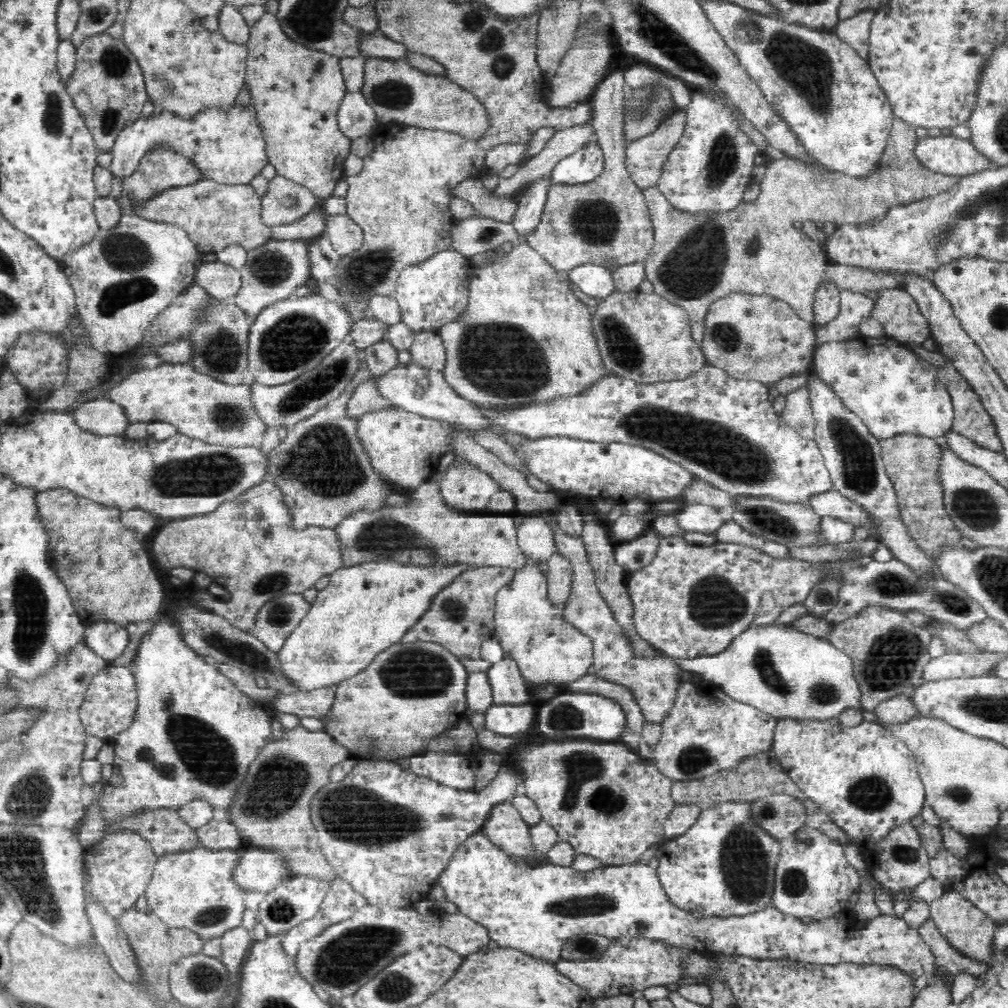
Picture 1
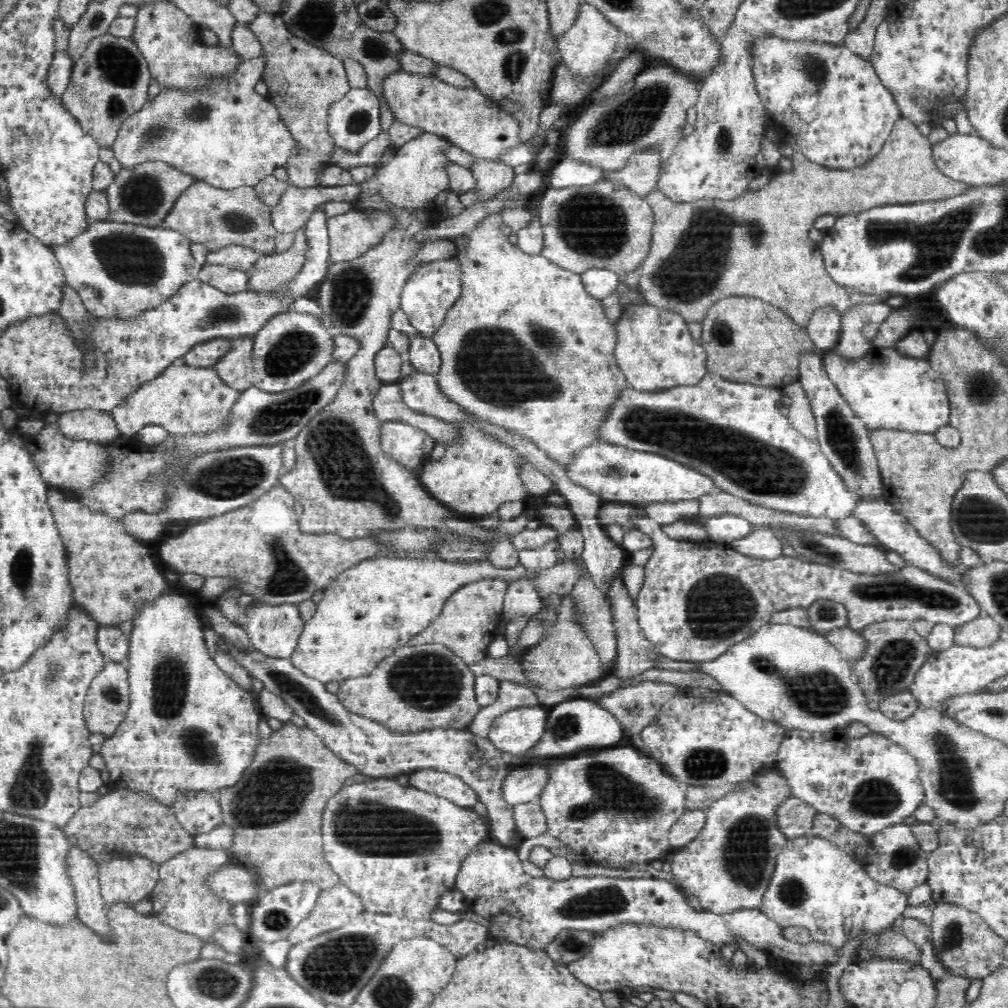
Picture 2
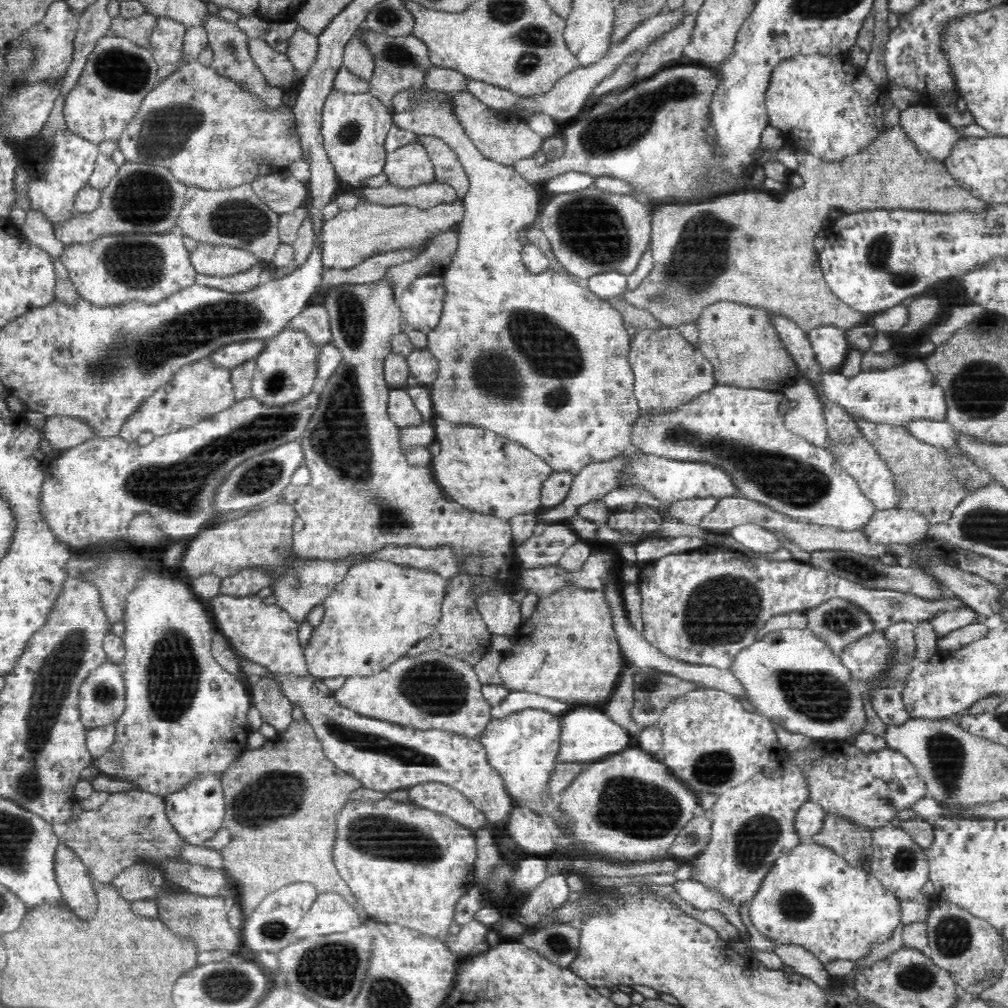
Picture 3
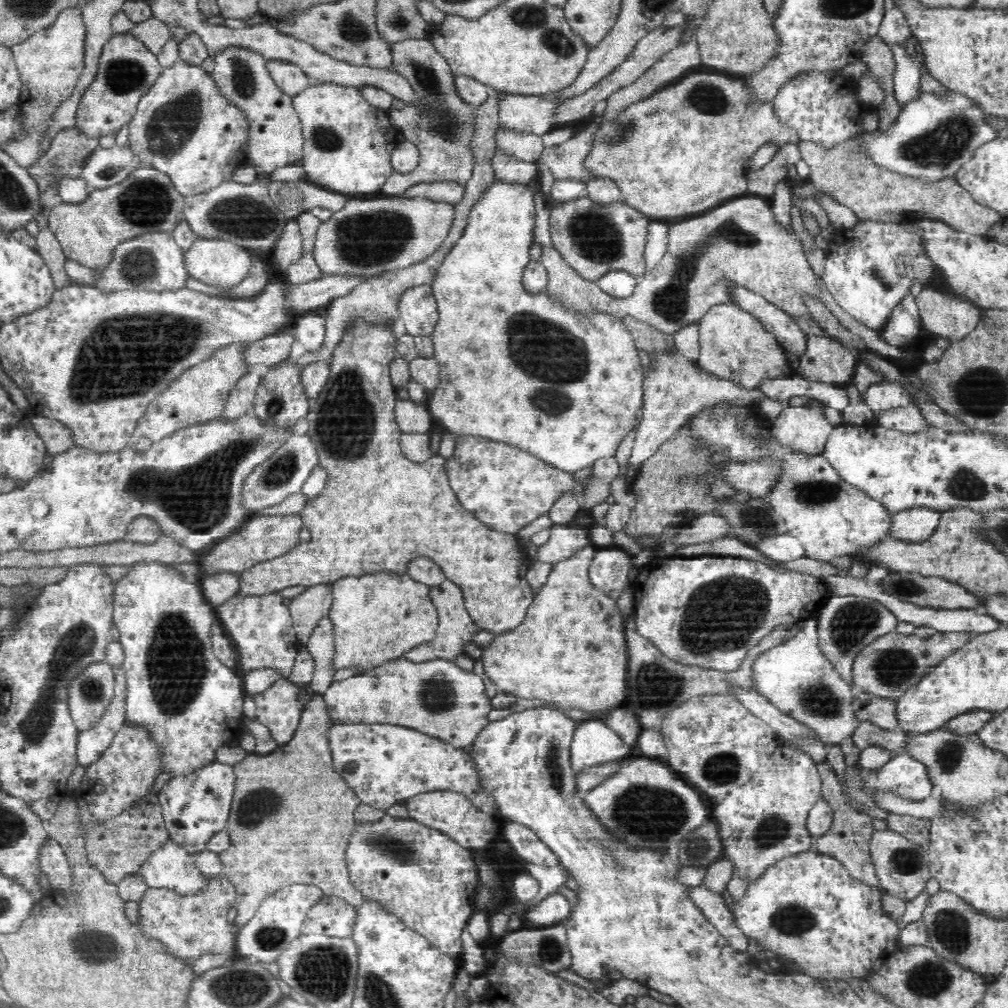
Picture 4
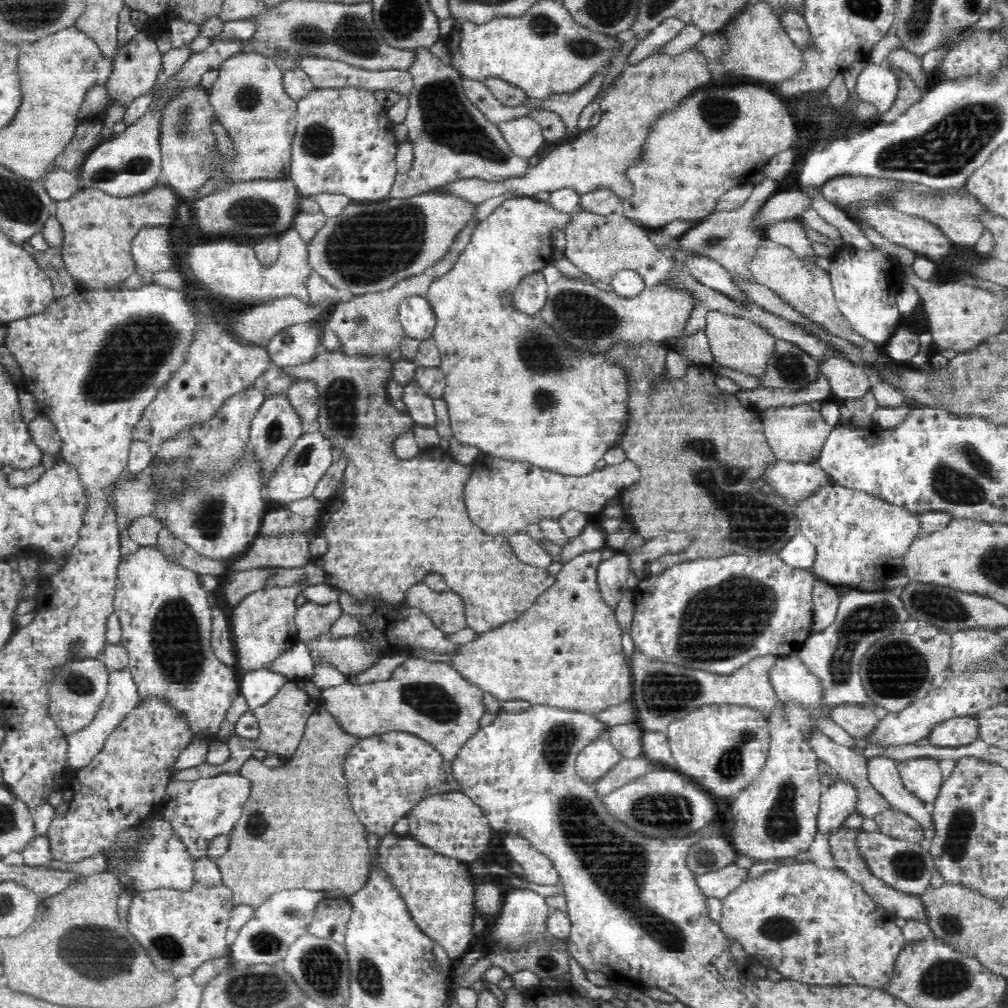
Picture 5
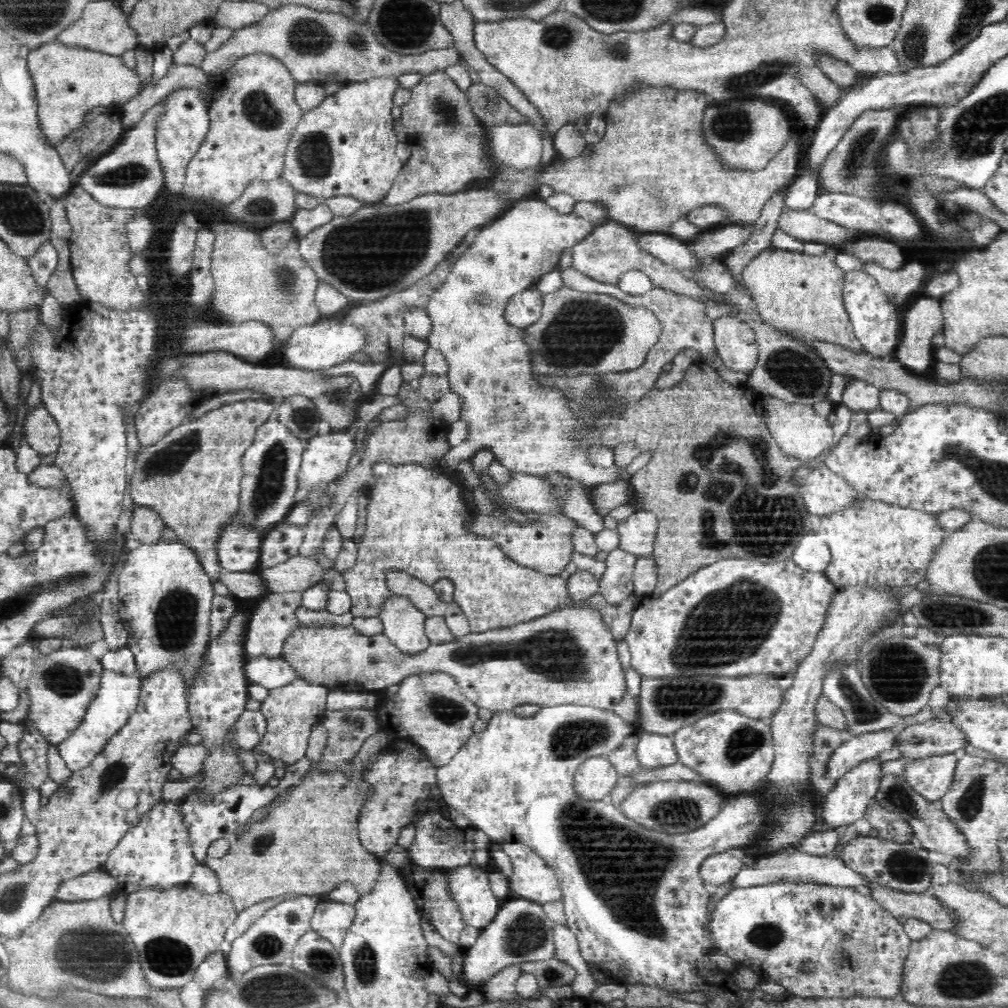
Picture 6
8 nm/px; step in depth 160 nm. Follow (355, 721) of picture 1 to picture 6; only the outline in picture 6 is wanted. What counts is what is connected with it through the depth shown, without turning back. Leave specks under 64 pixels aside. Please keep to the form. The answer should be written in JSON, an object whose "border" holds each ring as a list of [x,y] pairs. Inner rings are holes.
{"border":[[[418,673],[406,677],[404,681],[398,683],[398,690],[392,698],[383,697],[385,699],[381,700],[374,710],[377,713],[381,730],[394,736],[396,740],[408,738],[412,743],[421,746],[425,754],[429,755],[430,764],[436,768],[447,765],[452,760],[452,757],[474,733],[472,726],[479,719],[478,706],[462,695],[456,679],[448,673]]]}

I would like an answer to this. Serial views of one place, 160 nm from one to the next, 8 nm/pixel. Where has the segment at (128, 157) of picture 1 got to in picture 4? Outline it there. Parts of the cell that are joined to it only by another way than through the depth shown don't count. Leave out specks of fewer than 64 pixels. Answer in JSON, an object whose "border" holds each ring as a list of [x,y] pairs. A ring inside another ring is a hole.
{"border":[[[180,57],[176,60],[176,64],[172,68],[166,68],[163,70],[163,74],[156,80],[156,83],[150,88],[150,90],[139,100],[136,108],[136,114],[129,122],[129,135],[127,142],[132,149],[136,151],[137,157],[141,158],[141,162],[147,167],[155,168],[160,172],[166,173],[176,190],[183,196],[189,197],[197,195],[207,190],[222,184],[223,182],[230,181],[232,174],[235,170],[238,170],[240,166],[244,166],[250,162],[250,158],[246,158],[246,118],[242,118],[242,109],[234,110],[234,106],[230,106],[230,101],[226,102],[226,97],[222,98],[218,94],[218,86],[215,85],[213,77],[202,70],[200,65],[191,65],[188,62],[182,62]]]}

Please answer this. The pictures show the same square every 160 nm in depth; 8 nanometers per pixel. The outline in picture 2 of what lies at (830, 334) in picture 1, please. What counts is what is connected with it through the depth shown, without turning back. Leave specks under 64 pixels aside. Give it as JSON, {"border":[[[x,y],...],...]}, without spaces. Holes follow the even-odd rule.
{"border":[[[885,300],[854,305],[852,309],[841,316],[841,338],[837,345],[834,345],[833,351],[846,359],[863,357],[875,347],[871,340],[864,336],[862,328],[869,324],[884,322],[892,314],[892,311],[894,308],[889,306]]]}

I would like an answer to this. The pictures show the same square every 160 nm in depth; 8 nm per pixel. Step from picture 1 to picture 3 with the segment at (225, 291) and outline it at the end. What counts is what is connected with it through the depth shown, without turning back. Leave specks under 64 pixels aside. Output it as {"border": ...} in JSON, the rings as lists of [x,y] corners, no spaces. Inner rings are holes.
{"border":[[[259,262],[250,270],[233,274],[232,277],[215,277],[214,275],[197,273],[195,283],[207,287],[217,288],[229,293],[243,293],[260,285],[260,272],[264,266]]]}

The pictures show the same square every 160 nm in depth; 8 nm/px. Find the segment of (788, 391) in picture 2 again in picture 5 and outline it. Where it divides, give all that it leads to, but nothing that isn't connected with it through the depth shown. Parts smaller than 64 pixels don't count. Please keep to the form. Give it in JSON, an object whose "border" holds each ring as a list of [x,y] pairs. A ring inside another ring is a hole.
{"border":[[[810,403],[800,405],[770,407],[762,415],[763,432],[767,437],[777,460],[791,464],[796,462],[815,463],[820,457],[824,443],[835,426],[826,423],[820,411],[812,409]]]}

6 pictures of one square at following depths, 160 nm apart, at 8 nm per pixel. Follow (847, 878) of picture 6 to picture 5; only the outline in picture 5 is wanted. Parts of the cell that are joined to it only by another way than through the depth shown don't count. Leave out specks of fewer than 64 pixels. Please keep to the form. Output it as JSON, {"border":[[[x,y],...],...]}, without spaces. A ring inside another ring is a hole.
{"border":[[[732,863],[724,868],[696,877],[700,890],[707,898],[726,899],[730,892],[748,880],[748,870]]]}

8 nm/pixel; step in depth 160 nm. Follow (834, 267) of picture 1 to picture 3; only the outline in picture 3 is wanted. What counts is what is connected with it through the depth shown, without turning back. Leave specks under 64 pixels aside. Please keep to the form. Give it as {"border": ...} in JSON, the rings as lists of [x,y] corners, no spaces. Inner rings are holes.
{"border":[[[898,124],[884,130],[882,134],[878,134],[878,138],[874,138],[874,142],[870,142],[870,146],[866,146],[860,150],[858,154],[852,154],[848,158],[836,160],[836,162],[826,162],[825,159],[816,158],[814,154],[810,154],[805,150],[797,150],[799,163],[796,172],[802,176],[804,184],[800,187],[789,187],[783,192],[783,197],[774,200],[770,194],[763,190],[749,190],[733,191],[728,194],[722,194],[709,198],[708,200],[698,200],[698,202],[690,202],[690,204],[668,204],[658,205],[651,209],[651,243],[649,244],[652,258],[654,259],[654,266],[648,273],[648,276],[642,281],[642,284],[634,290],[626,290],[624,301],[626,304],[634,305],[634,308],[644,309],[646,312],[652,313],[652,316],[657,321],[667,327],[677,328],[684,323],[696,323],[700,318],[702,311],[716,301],[732,301],[739,302],[752,307],[760,307],[769,312],[781,314],[786,318],[792,319],[797,325],[806,332],[822,325],[830,325],[841,328],[843,330],[850,330],[860,322],[866,320],[864,313],[859,313],[858,310],[851,309],[850,306],[838,300],[834,296],[832,289],[826,284],[825,278],[819,261],[819,252],[814,247],[814,239],[818,234],[823,233],[823,222],[831,214],[831,210],[842,210],[844,214],[858,213],[865,210],[876,209],[904,209],[904,210],[919,210],[919,212],[936,213],[936,214],[958,214],[958,213],[984,213],[989,209],[987,203],[979,198],[976,198],[968,189],[962,188],[956,179],[948,172],[942,161],[930,160],[930,157],[922,156],[918,153],[918,149],[914,148],[912,141],[906,137],[902,127]]]}

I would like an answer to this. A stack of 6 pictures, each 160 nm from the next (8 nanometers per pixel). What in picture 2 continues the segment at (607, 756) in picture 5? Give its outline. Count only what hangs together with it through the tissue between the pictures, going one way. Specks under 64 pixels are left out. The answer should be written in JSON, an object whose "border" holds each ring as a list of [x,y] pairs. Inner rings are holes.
{"border":[[[574,698],[552,705],[548,708],[550,718],[547,718],[544,736],[538,745],[530,749],[528,756],[536,756],[542,762],[553,759],[554,756],[562,754],[572,754],[572,752],[582,752],[582,750],[592,750],[592,746],[604,746],[604,744],[616,744],[622,738],[622,725],[620,721],[610,711],[606,710],[596,700],[589,698]]]}

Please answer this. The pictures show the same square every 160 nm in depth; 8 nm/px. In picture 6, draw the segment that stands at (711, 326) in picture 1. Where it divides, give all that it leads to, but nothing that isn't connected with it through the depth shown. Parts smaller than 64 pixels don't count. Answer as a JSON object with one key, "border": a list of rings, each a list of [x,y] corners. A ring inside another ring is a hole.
{"border":[[[734,316],[713,319],[715,350],[730,369],[751,373],[758,362],[759,348],[754,329]]]}

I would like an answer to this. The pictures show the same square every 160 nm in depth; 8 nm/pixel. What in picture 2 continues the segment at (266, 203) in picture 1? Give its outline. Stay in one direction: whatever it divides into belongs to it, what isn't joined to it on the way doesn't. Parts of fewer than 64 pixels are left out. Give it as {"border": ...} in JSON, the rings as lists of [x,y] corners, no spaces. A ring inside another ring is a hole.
{"border":[[[288,185],[279,203],[271,206],[272,223],[280,233],[296,233],[297,230],[305,228],[316,206],[321,206],[328,201],[354,203],[358,200],[360,193],[359,186],[352,185],[314,188]]]}

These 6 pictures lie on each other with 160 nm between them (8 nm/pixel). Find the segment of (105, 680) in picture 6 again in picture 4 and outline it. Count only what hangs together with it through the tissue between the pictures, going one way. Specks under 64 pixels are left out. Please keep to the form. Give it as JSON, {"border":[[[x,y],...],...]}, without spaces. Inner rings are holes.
{"border":[[[116,673],[115,696],[112,702],[106,706],[106,712],[102,714],[98,722],[88,730],[78,733],[76,742],[76,759],[78,764],[87,767],[96,762],[102,753],[110,746],[118,730],[126,724],[125,701],[126,701],[126,677],[125,673]]]}

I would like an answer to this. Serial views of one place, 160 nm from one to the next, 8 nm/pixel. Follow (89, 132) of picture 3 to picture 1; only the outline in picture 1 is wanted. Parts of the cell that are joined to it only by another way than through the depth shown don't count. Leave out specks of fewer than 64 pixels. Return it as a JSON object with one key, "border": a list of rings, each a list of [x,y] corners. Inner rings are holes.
{"border":[[[107,32],[85,38],[81,45],[76,47],[75,70],[72,72],[72,76],[66,80],[65,85],[68,94],[74,101],[74,106],[82,115],[88,130],[93,134],[99,152],[112,150],[120,131],[142,116],[140,113],[142,106],[146,104],[149,97],[145,89],[144,74],[136,57],[121,39],[116,39]]]}

